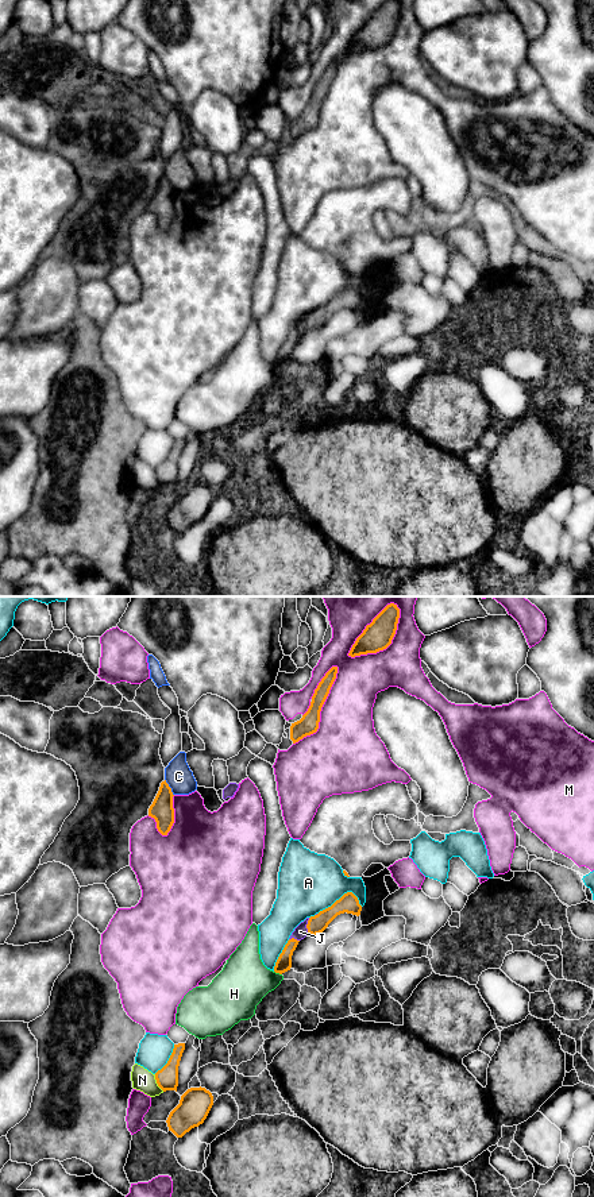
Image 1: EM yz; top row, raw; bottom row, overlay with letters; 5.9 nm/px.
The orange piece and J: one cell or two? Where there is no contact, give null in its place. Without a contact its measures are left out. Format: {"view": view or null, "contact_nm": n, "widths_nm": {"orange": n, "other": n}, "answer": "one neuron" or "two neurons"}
{"view": "yz", "contact_nm": 100, "widths_nm": {"orange": 110, "other": 80}, "answer": "one neuron"}

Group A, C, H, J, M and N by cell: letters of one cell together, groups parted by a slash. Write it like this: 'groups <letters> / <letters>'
groups A / C / H / J / M / N

